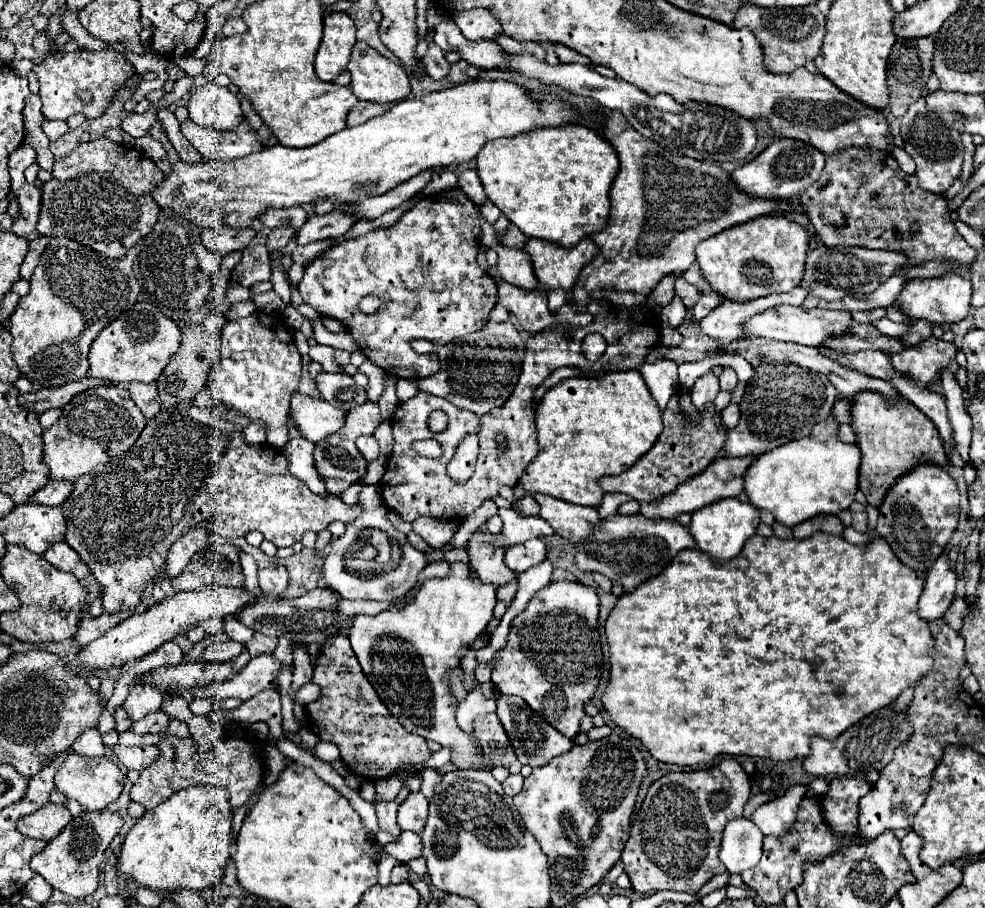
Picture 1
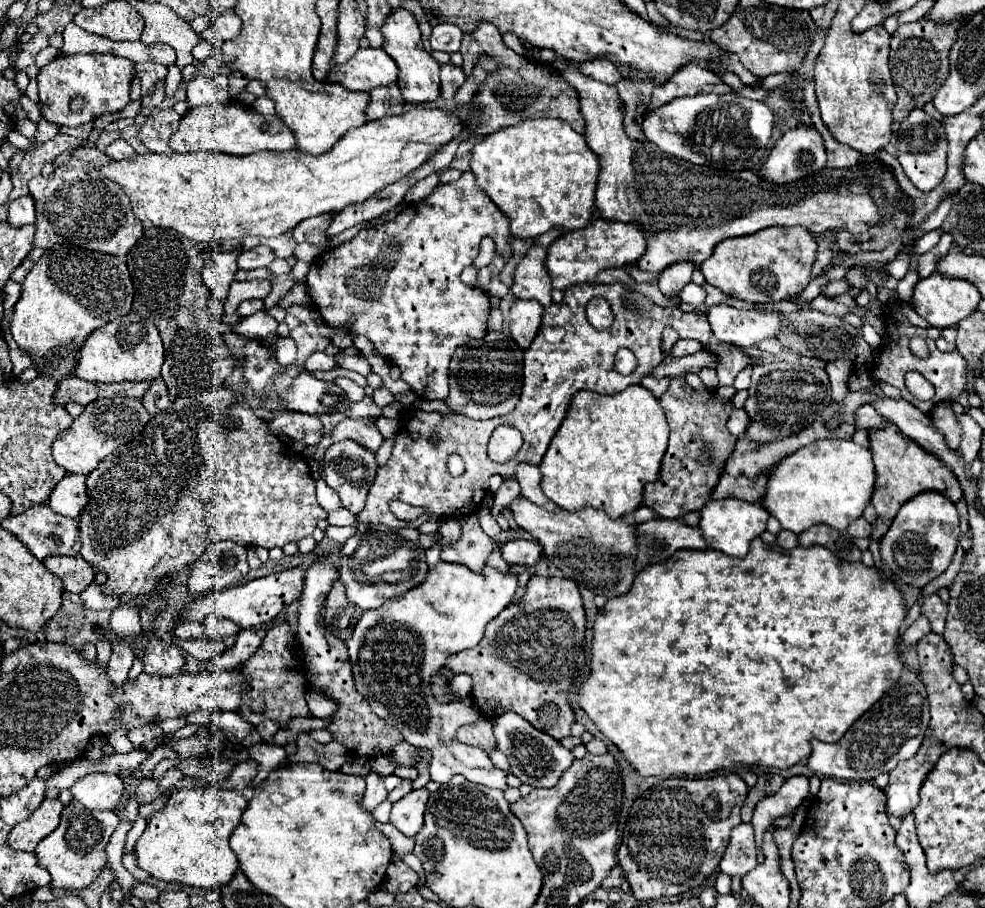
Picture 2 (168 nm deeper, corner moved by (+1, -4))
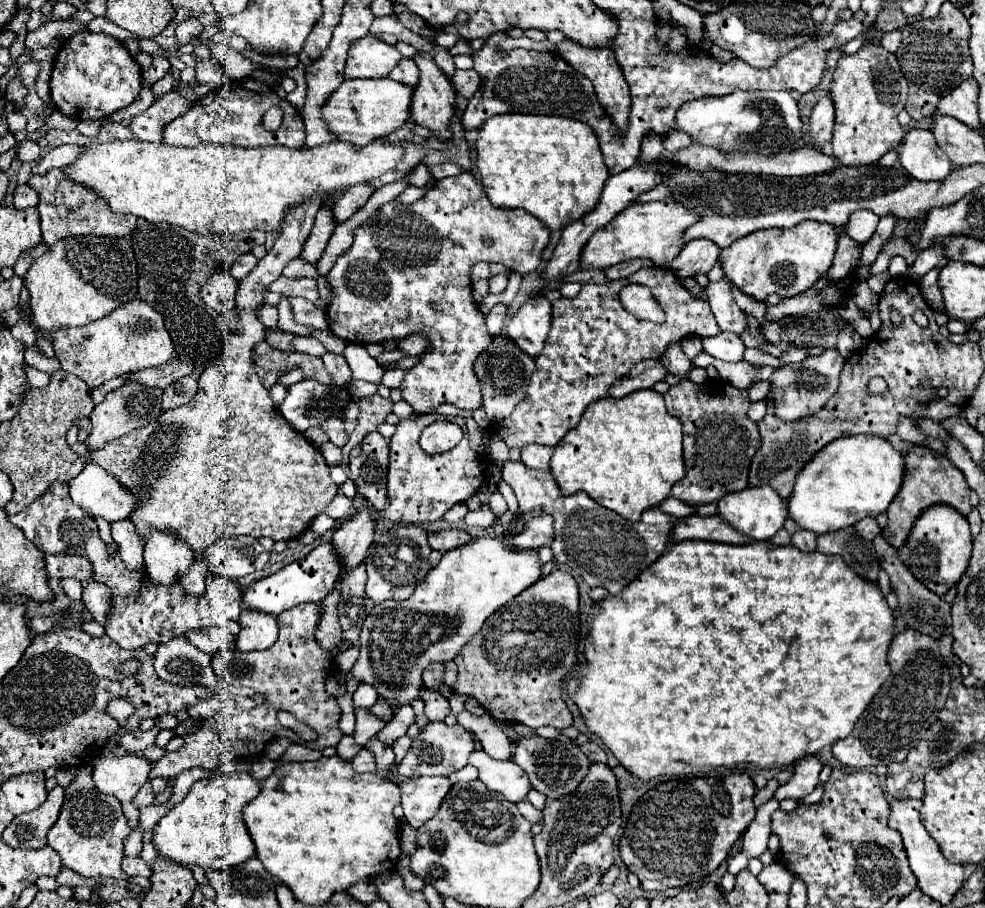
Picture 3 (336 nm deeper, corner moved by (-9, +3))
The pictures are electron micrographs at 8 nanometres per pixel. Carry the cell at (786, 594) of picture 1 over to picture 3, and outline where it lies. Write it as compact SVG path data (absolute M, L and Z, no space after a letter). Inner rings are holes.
M681 541L681 543L673 543L663 557L659 557L653 565L649 565L639 577L635 577L617 597L607 595L605 599L601 599L599 603L595 603L593 609L593 621L591 621L591 631L589 631L589 641L585 643L585 667L579 667L567 681L565 689L569 693L569 697L573 699L573 703L579 707L579 713L587 725L587 729L597 735L603 745L617 757L617 761L629 771L633 773L637 779L649 781L661 775L681 775L681 773L709 773L717 767L731 767L737 763L751 763L757 769L783 769L795 761L799 761L803 755L813 755L817 751L821 751L825 745L833 745L833 741L839 741L841 737L847 737L853 731L853 725L857 723L857 719L861 717L861 713L865 711L865 707L869 705L869 701L873 699L873 693L877 693L877 689L883 685L883 681L889 677L889 663L887 663L887 649L889 643L893 639L893 613L885 601L885 597L879 591L877 583L869 583L863 581L861 577L857 577L843 561L841 557L833 557L833 555L823 555L819 551L815 553L803 553L799 551L795 545L787 545L787 547L775 547L769 541L755 541L749 545L727 545L727 543L707 543L707 541Z

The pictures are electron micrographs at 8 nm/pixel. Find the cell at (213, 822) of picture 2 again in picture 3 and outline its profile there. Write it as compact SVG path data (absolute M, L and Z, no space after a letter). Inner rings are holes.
M229 773L229 775L215 775L199 779L191 785L187 797L177 803L169 813L155 825L153 829L153 843L159 851L159 855L179 863L179 865L199 865L203 869L227 869L233 865L239 865L255 855L255 843L247 833L245 821L243 821L243 807L257 797L261 791L261 781L253 779L251 773Z

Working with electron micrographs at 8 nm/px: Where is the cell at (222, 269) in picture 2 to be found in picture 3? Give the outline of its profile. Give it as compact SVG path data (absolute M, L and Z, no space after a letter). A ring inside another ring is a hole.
M217 273L201 287L201 301L219 314L229 316L236 307L236 293L237 281L227 273Z

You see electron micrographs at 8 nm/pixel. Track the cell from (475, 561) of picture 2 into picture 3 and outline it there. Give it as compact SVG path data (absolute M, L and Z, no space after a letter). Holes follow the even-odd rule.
M445 529L445 531L437 531L437 533L429 533L429 547L437 549L439 553L447 553L449 549L455 549L467 541L471 541L473 537L461 529Z

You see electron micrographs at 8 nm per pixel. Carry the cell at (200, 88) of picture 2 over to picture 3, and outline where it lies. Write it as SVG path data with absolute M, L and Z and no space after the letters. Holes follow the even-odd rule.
M211 59L197 61L195 71L197 71L197 81L199 81L199 83L205 83L205 85L209 85L209 87L213 87L213 89L225 85L221 65L219 65L219 63L211 63Z

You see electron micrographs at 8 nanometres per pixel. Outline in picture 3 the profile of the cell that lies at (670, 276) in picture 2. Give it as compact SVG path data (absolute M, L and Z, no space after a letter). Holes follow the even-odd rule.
M697 239L689 241L679 257L671 263L671 269L677 273L677 277L693 277L697 273L709 273L709 269L719 261L721 249L709 241L709 239Z

